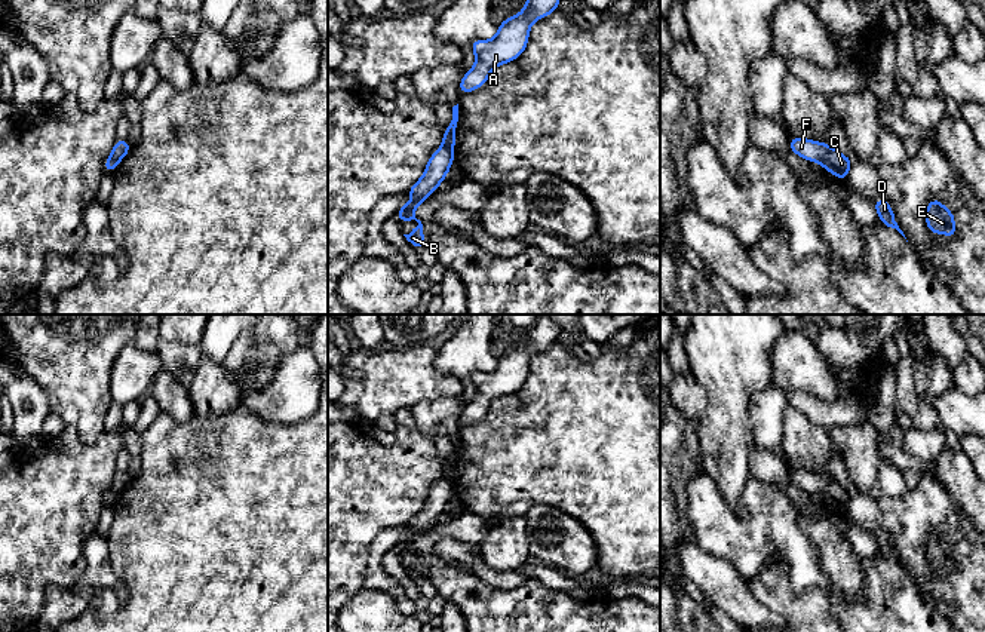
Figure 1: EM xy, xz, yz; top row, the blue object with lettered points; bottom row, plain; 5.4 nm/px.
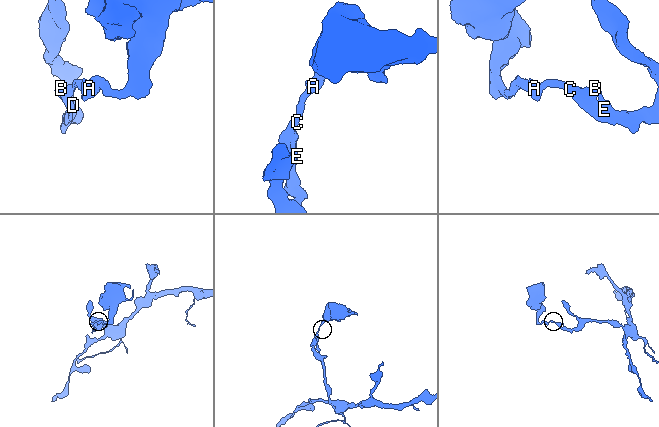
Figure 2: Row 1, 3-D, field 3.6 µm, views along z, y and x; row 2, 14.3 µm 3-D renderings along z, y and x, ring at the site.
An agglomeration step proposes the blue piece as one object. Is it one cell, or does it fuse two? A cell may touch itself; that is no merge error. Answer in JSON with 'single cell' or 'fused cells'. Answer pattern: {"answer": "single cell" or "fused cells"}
{"answer": "fused cells"}

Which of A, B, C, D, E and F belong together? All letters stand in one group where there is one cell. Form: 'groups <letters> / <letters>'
groups A F / B C D E

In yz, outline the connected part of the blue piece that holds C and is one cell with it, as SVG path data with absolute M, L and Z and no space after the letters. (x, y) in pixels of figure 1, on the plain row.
M831 479L828 488L823 491L822 498L825 503L834 506L841 513L847 513L847 506L854 493L841 487L837 481Z

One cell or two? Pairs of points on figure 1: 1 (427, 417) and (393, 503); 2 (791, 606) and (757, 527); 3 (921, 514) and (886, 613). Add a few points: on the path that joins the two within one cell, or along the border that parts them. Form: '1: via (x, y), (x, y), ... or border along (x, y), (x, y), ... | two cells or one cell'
1: border along (411, 410), (417, 428), (432, 439) | two cells
2: border along (746, 580), (770, 561), (783, 561), (792, 589) | two cells
3: border along (907, 574), (927, 603) | two cells

